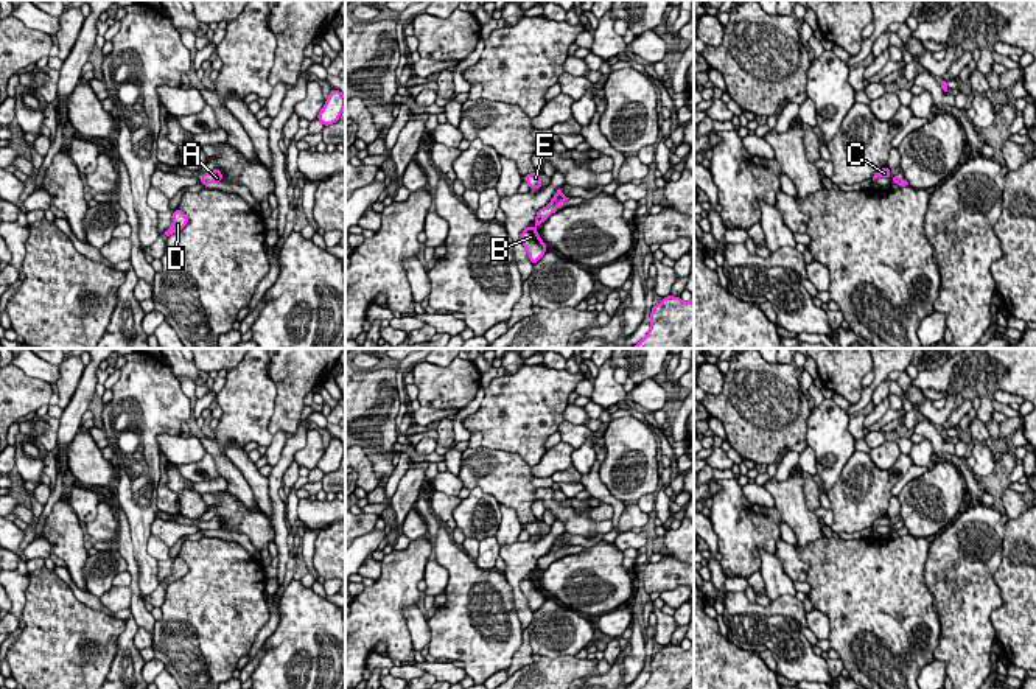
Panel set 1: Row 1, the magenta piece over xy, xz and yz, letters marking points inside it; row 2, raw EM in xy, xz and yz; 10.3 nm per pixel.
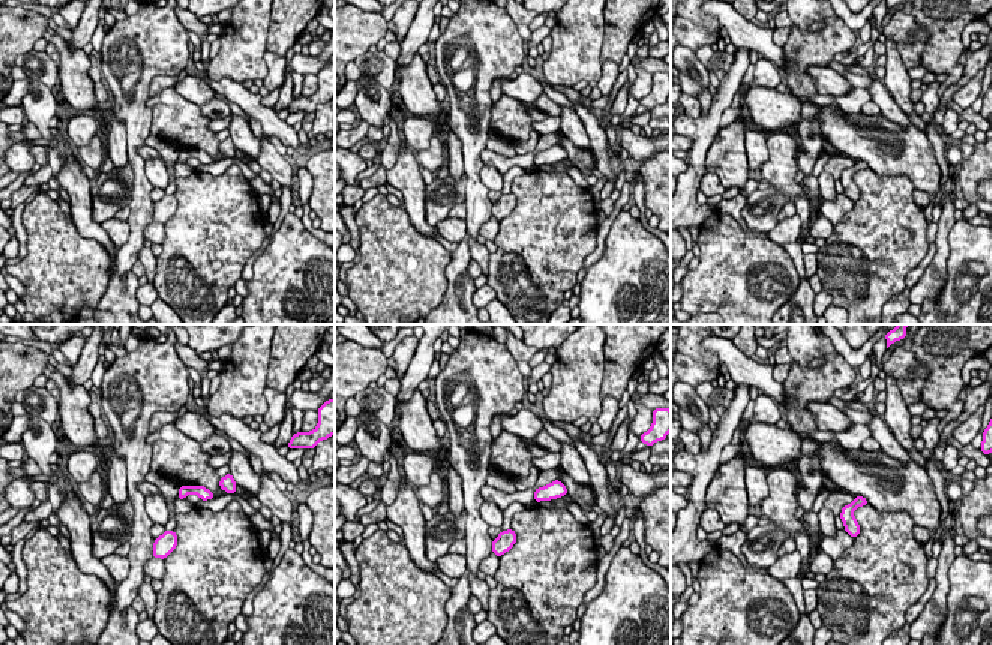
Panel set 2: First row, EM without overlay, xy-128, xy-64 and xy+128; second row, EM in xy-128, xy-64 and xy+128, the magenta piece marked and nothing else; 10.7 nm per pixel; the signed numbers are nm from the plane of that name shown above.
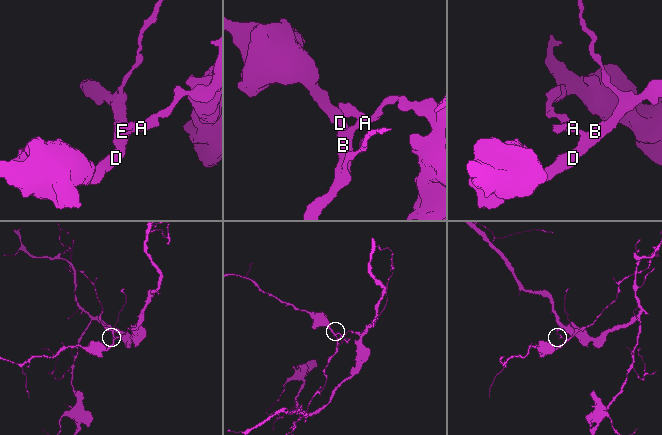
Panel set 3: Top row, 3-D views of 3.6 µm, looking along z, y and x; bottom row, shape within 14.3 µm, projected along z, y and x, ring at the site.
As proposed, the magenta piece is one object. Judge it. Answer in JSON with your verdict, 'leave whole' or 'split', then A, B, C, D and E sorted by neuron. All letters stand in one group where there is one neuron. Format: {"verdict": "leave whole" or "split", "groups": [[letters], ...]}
{"verdict": "split", "groups": [["A", "C", "E"], ["B", "D"]]}

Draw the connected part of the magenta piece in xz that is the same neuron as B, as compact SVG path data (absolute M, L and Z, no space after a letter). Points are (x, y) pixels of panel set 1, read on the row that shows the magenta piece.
M549 204L549 205L546 205L546 207L543 207L543 208L540 208L538 212L537 212L537 218L535 218L535 224L537 224L537 227L534 229L534 227L530 227L530 226L527 226L523 232L521 232L521 243L523 243L523 246L526 247L526 250L527 250L527 255L529 255L529 260L532 261L532 264L535 264L543 255L544 255L544 252L546 252L546 249L548 249L548 246L541 241L541 238L538 236L538 233L537 233L537 229L538 229L538 226L541 224L541 222L544 222L554 212L557 212L558 210L558 204Z

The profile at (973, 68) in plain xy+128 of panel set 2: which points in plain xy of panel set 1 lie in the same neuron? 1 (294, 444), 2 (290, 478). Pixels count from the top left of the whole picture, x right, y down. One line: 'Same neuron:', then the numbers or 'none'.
Same neuron: 1

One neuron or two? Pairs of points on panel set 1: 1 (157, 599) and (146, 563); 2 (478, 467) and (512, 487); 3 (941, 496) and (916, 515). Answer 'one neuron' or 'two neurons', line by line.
1: two neurons
2: one neuron
3: one neuron

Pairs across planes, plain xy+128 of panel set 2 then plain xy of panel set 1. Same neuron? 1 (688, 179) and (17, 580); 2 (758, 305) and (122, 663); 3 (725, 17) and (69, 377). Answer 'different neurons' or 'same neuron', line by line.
1: same neuron
2: different neurons
3: different neurons

